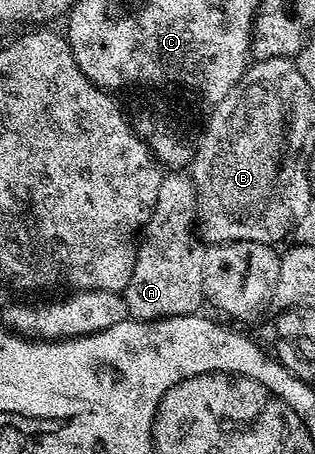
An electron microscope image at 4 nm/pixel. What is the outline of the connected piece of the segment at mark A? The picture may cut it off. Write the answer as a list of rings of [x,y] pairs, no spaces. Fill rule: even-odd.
[[[170,170],[160,182],[156,206],[140,237],[136,266],[124,290],[129,315],[136,320],[163,320],[199,311],[206,300],[204,258],[207,245],[196,231],[198,195],[194,178],[186,170]]]

